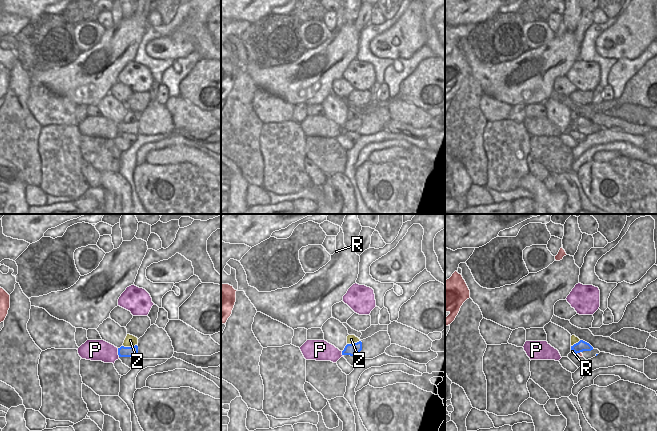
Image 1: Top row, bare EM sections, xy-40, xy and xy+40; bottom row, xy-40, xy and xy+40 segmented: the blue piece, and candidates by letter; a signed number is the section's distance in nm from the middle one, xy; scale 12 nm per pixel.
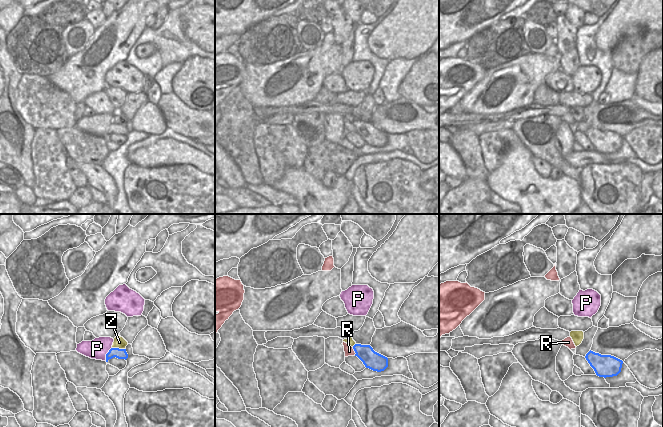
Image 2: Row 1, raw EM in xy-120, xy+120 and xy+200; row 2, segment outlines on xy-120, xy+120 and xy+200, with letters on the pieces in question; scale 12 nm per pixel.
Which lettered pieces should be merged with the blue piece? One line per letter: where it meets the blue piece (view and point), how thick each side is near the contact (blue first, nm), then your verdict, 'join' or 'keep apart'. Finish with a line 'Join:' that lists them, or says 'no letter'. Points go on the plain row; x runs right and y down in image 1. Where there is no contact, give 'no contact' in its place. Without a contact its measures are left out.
P: meets blue in xy-40 at (118, 128); 130 nm thick on the blue side, 260 nm on the other; keep apart
R: meets blue in xy+40 at (576, 129); 130 nm thick on the blue side, 30 nm on the other; keep apart
Z: meets blue in xy-40 at (129, 123); 130 nm thick on the blue side, 140 nm on the other; keep apart
Join: no letter

